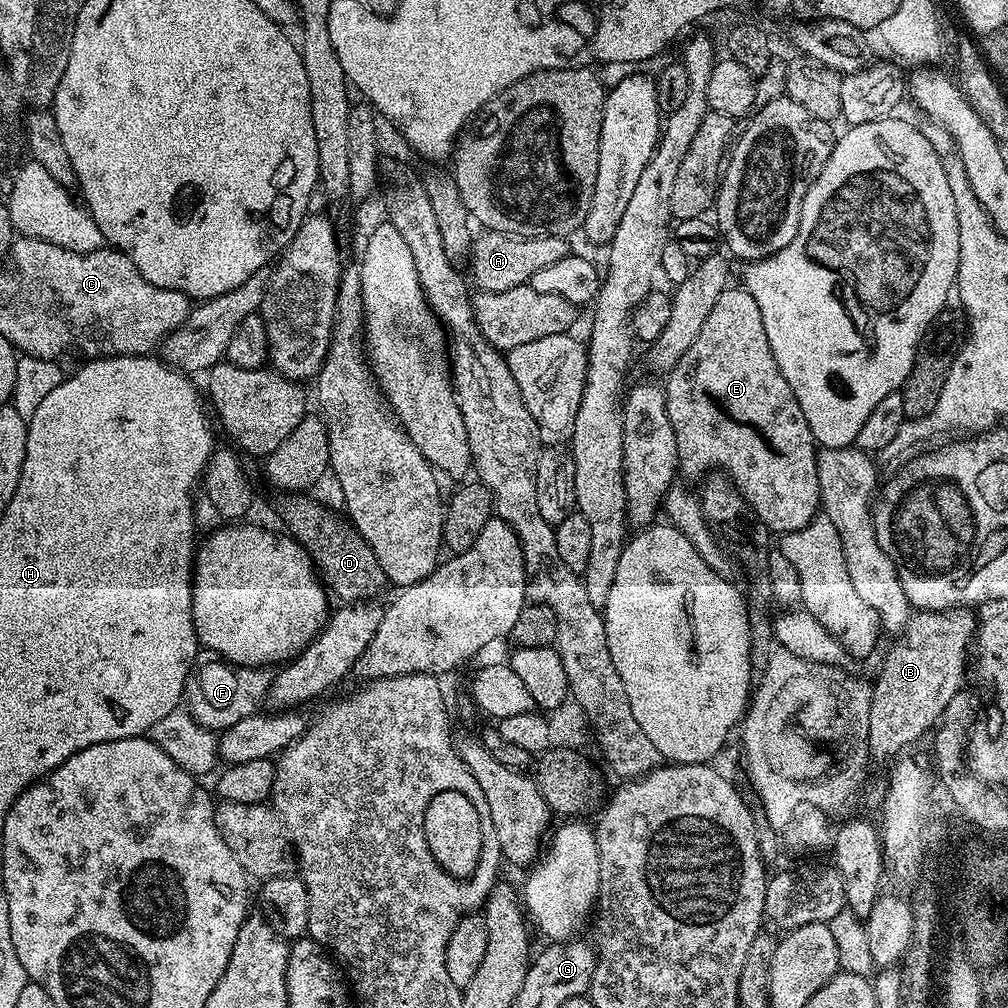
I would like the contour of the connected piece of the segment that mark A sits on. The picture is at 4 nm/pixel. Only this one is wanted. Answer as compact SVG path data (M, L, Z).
M484 230L471 243L471 279L474 284L476 279L475 287L482 292L514 290L514 286L529 283L542 266L550 266L569 254L568 241L562 236L512 236L509 232Z

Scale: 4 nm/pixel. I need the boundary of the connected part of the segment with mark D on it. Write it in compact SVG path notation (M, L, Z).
M284 494L281 497L276 504L281 522L289 528L285 529L292 539L298 541L312 557L331 595L335 599L337 596L340 602L368 602L376 598L380 587L386 584L382 566L378 564L374 550L370 550L351 523L343 515L335 516L330 509L311 500L308 494Z

